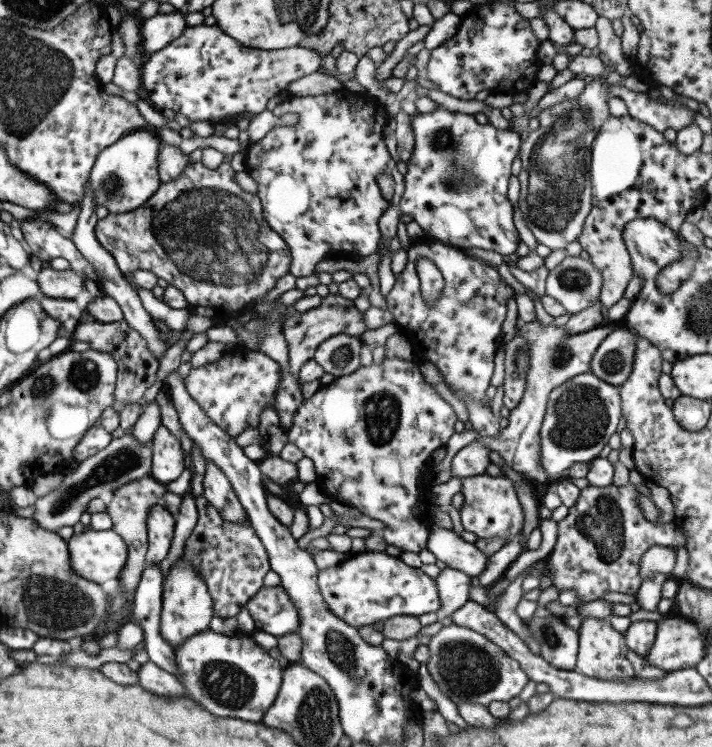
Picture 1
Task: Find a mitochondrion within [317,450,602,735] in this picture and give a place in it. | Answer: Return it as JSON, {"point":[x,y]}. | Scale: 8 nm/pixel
{"point":[468,670]}

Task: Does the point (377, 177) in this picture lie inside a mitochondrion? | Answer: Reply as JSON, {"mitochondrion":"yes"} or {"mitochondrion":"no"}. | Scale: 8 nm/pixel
{"mitochondrion":"no"}

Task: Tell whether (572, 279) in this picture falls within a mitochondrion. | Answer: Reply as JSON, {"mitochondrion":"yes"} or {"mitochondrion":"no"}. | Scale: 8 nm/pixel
{"mitochondrion":"yes"}

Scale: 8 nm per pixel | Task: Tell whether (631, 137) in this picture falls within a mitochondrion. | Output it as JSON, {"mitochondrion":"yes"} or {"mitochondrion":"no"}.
{"mitochondrion":"no"}

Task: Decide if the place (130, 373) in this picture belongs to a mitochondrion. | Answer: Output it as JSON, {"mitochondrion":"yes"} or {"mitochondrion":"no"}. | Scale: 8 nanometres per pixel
{"mitochondrion":"no"}

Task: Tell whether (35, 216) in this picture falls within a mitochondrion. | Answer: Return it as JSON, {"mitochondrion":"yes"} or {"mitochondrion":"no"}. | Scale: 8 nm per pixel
{"mitochondrion":"no"}

